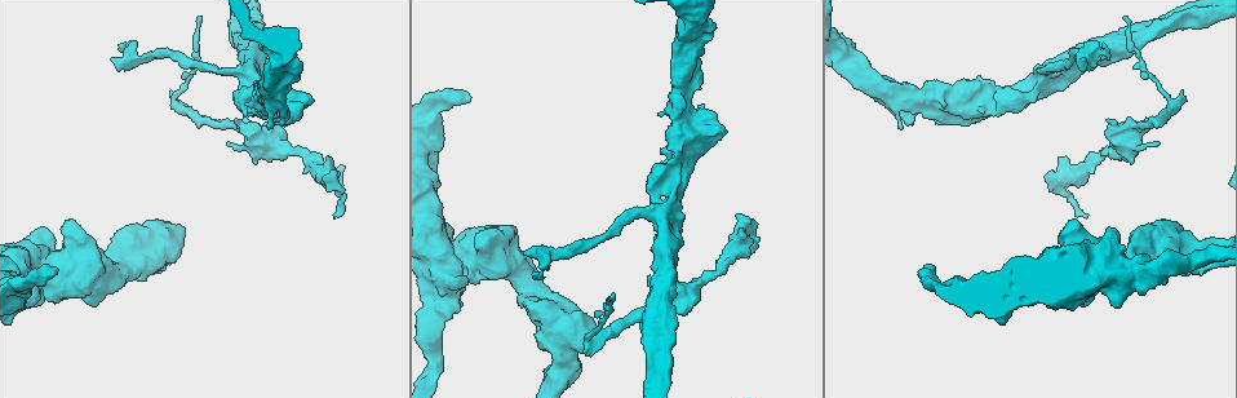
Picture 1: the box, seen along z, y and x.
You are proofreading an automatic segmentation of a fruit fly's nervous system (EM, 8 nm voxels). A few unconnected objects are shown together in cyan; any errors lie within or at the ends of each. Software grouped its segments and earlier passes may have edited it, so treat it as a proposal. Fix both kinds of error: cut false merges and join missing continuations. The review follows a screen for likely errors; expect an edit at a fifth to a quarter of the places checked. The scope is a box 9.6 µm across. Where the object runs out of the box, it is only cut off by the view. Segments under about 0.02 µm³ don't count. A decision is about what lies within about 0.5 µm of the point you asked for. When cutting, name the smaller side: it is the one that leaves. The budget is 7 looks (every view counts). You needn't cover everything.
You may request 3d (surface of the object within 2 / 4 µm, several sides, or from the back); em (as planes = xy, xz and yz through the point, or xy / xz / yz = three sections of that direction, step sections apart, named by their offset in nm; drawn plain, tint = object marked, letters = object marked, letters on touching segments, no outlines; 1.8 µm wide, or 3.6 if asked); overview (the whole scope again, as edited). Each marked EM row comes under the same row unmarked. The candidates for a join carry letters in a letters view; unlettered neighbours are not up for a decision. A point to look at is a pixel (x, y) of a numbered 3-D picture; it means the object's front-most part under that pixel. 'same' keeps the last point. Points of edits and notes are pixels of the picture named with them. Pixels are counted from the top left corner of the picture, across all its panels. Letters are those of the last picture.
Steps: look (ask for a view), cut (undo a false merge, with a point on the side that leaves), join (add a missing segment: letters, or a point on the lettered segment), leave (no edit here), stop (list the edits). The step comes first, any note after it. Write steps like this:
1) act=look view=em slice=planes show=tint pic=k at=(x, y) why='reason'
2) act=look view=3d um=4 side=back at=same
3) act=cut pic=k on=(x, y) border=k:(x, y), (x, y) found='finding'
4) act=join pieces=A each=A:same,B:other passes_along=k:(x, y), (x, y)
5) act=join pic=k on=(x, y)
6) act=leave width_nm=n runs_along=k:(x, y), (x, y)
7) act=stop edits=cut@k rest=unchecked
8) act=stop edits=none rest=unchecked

act=look view=em slice=planes show=letters pic=1 at=(269, 124) why='branch stops here'

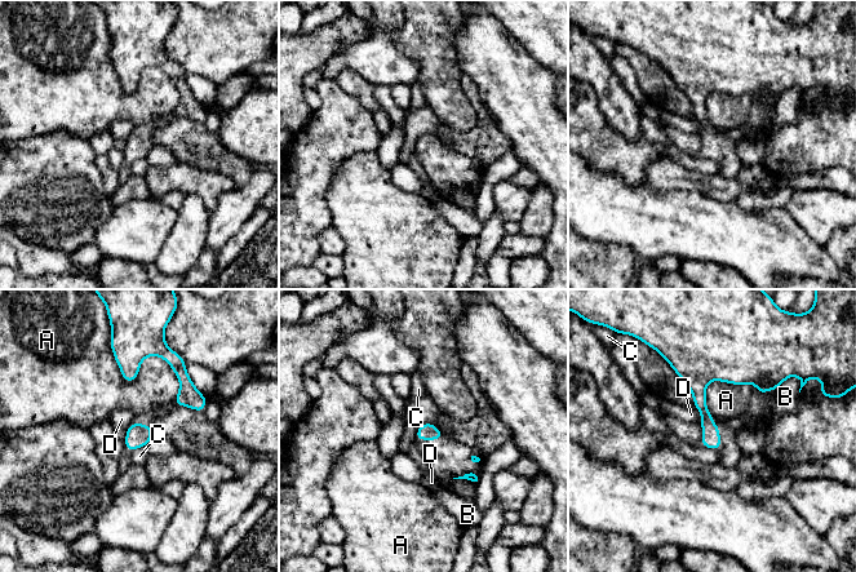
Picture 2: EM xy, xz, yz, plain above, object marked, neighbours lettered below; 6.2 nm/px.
act=leave each=A:other,B:other,C:other,D:other runs_along=2:(706, 357), (700, 406), (715, 446) found='no lettered segment goes on from it'

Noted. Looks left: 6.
act=look view=em slice=xz step=4 show=tint pic=1 at=(675, 177) why='two arms at a narrow angle'

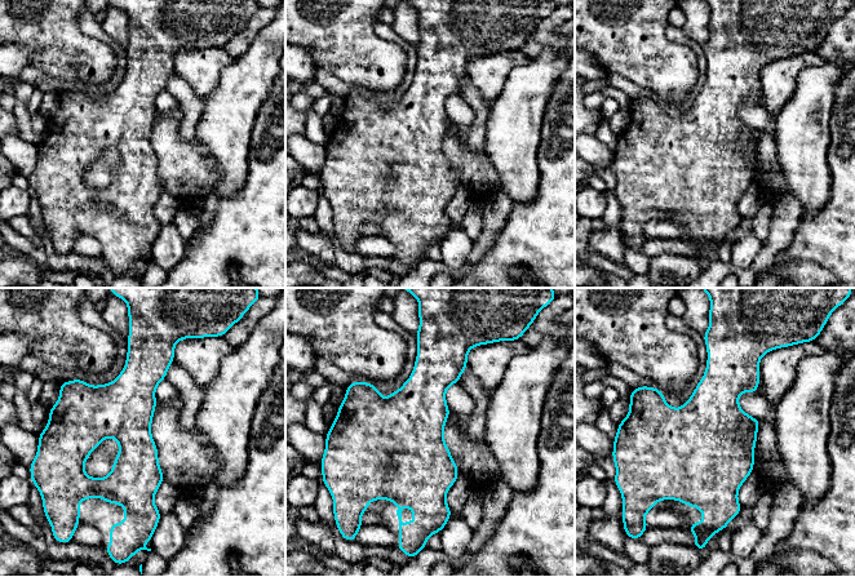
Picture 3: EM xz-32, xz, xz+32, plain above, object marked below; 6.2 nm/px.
act=look view=em slice=xz step=4 show=letters at=same

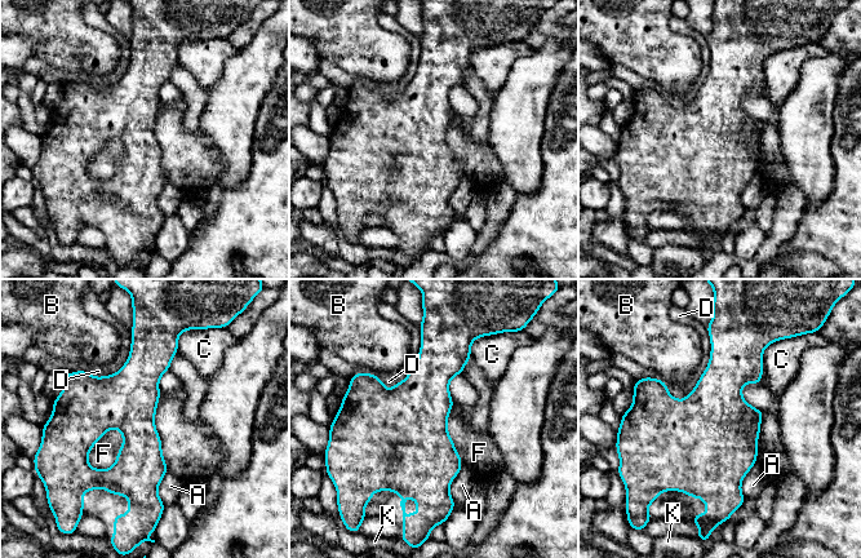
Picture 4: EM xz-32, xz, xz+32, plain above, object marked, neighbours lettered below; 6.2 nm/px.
act=leave width_nm=340 each=A:other,B:other,C:other,D:other,F:other,K:other border=4:(118, 428), (93, 446), (93, 469) found='continuous, no second cell'

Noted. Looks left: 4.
act=look view=em slice=planes show=letters pic=1 at=(545, 256) why='sharp bend'

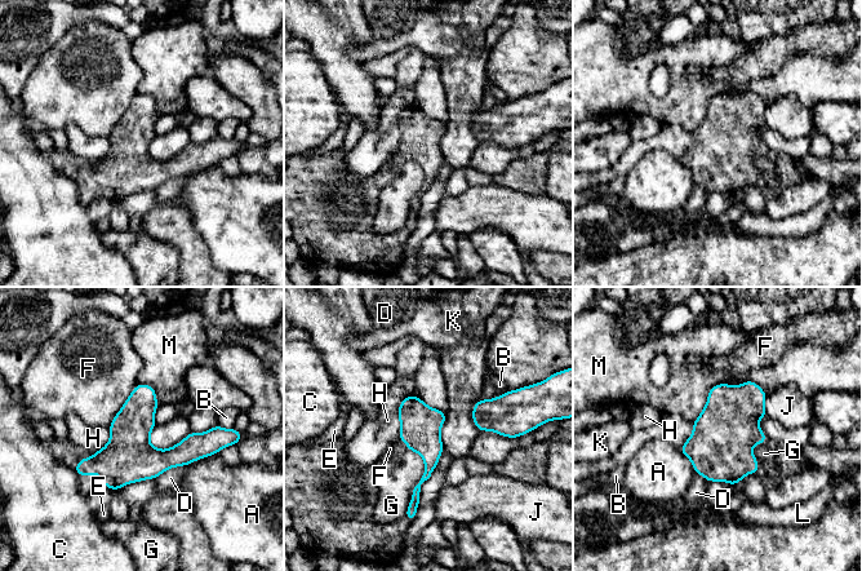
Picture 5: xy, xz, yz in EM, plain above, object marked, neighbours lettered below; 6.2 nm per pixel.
act=leave each=A:other,B:other,C:other,D:other,E:other,F:other,G:other,H:other,J:other,K:other,L:other,M:other border=5:(724, 381), (709, 390), (692, 421) found='one cell here'

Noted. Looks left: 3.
act=stop edits=none rest=unchecked

